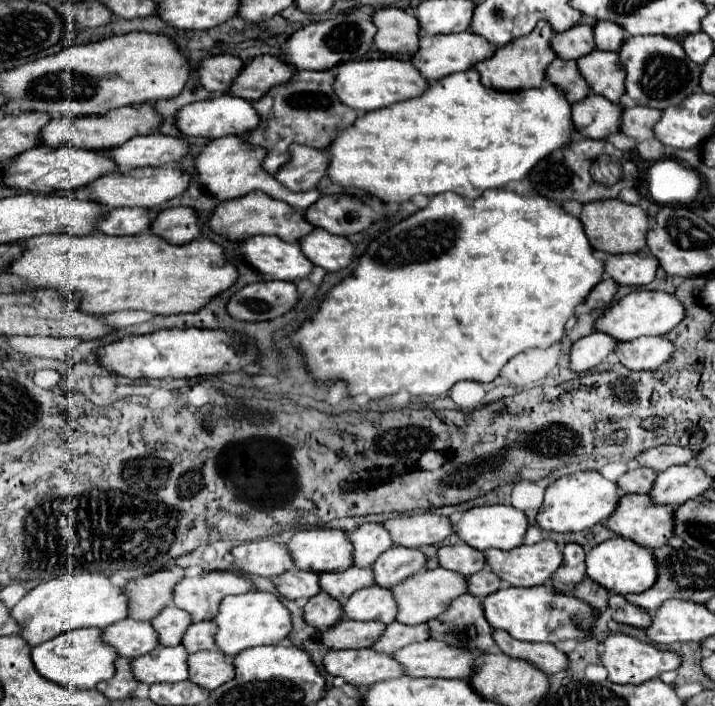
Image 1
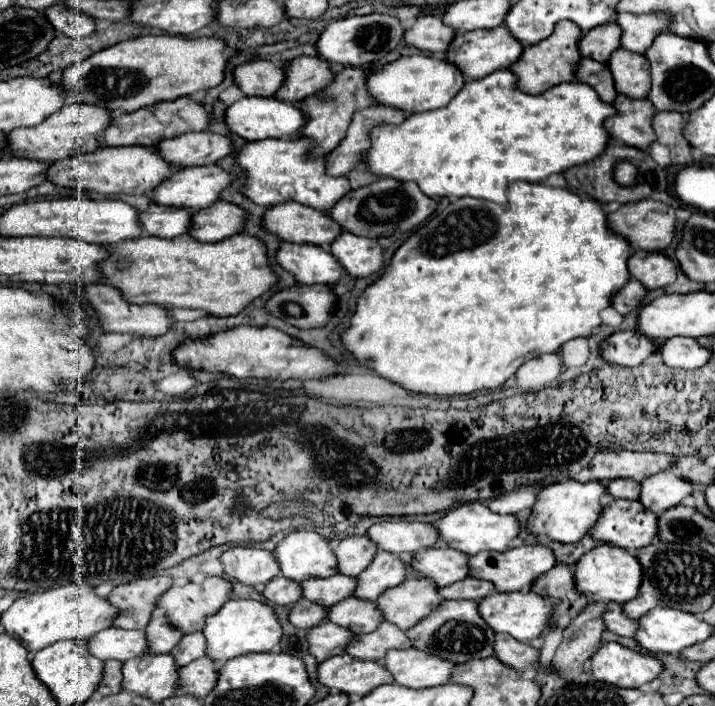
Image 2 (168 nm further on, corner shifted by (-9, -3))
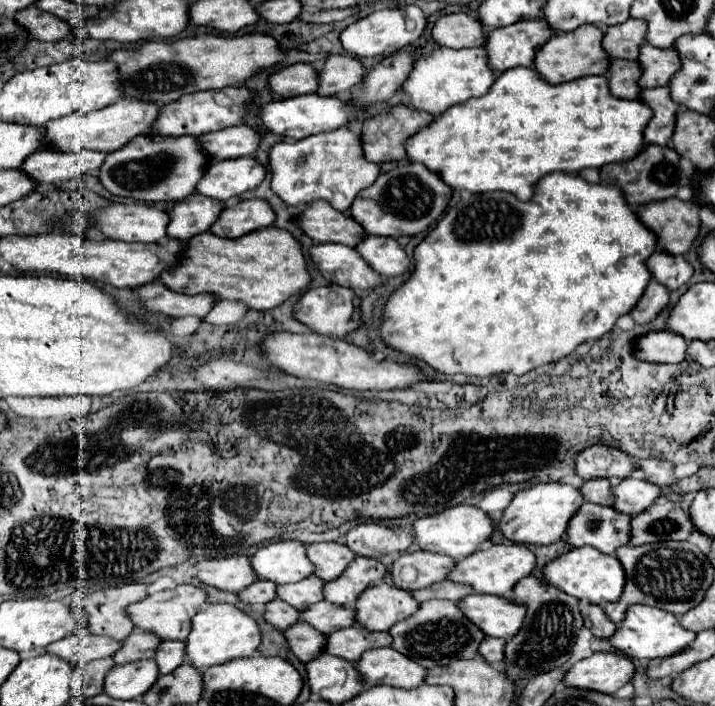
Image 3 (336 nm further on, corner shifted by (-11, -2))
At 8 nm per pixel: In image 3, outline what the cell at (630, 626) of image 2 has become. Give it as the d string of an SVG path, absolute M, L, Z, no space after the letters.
M583 605L581 607L581 613L583 613L583 617L589 617L589 621L591 621L591 631L593 631L593 635L595 637L611 637L613 633L615 633L615 623L611 623L611 619L607 619L607 615L605 615L605 611L603 611L603 607L599 607L599 605Z

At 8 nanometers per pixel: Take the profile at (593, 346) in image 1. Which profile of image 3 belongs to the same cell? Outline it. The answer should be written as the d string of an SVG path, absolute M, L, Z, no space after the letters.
M649 331L635 341L635 357L647 363L679 363L685 359L687 343L671 331Z

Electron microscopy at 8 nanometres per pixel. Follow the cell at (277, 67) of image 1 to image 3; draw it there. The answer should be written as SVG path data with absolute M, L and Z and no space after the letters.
M329 55L325 59L325 65L317 69L317 79L319 79L317 93L323 97L347 93L363 79L363 75L365 75L363 65L355 57Z

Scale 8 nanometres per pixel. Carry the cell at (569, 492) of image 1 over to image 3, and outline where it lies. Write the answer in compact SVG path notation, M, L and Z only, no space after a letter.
M537 483L531 489L515 493L513 503L505 509L503 519L497 523L497 527L513 543L551 545L565 537L567 523L573 519L575 511L579 511L581 505L583 505L583 495L579 487L567 483Z

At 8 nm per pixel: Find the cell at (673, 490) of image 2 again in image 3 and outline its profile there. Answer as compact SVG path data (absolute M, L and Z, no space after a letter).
M623 479L617 487L613 487L613 495L615 495L615 509L621 513L629 513L629 515L639 515L643 513L647 507L653 505L653 501L663 493L663 489L659 489L659 485L653 485L651 481L645 479Z

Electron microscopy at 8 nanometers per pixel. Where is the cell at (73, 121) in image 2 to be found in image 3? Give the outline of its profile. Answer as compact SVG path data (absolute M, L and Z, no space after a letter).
M121 99L113 103L111 107L105 107L103 111L91 111L89 115L71 113L43 125L43 143L51 149L59 149L65 153L67 151L75 153L75 151L85 151L85 149L111 153L123 147L125 143L129 143L135 135L145 135L157 117L157 109L159 107L155 103Z

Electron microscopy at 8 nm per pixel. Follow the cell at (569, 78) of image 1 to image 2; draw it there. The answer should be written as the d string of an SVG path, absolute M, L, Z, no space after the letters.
M583 58L579 64L579 70L577 70L577 80L593 86L597 90L597 94L601 96L601 100L605 100L607 104L611 104L617 96L609 64L603 64L603 62L597 62L591 58Z

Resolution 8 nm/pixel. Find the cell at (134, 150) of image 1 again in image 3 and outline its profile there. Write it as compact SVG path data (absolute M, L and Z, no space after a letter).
M235 125L197 137L201 149L211 159L237 159L251 155L257 149L259 139L259 133L249 125Z

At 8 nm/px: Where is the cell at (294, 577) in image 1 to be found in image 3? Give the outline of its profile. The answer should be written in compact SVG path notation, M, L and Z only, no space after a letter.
M259 579L251 587L243 589L239 593L239 597L245 603L269 603L269 601L275 601L275 587L277 587L277 583L267 583L267 581Z

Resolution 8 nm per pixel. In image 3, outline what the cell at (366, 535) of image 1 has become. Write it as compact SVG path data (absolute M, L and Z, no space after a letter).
M339 541L337 543L313 543L307 547L307 555L317 567L315 575L321 577L323 581L337 579L341 571L347 569L347 563L355 559L355 555L351 555L351 551L347 551L347 547L343 547L343 543Z

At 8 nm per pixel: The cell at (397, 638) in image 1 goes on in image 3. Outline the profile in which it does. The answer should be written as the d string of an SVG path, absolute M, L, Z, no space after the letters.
M347 627L339 629L331 635L327 635L327 645L325 651L347 659L347 661L359 661L361 655L369 649L375 647L389 647L391 645L391 635L389 633L373 633L373 631L363 631L363 627Z

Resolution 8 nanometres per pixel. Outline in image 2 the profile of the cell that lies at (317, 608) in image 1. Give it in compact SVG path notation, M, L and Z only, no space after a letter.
M299 600L289 610L289 622L295 628L309 630L309 628L317 626L321 620L325 620L325 608L321 608L317 604L309 604L309 600Z

